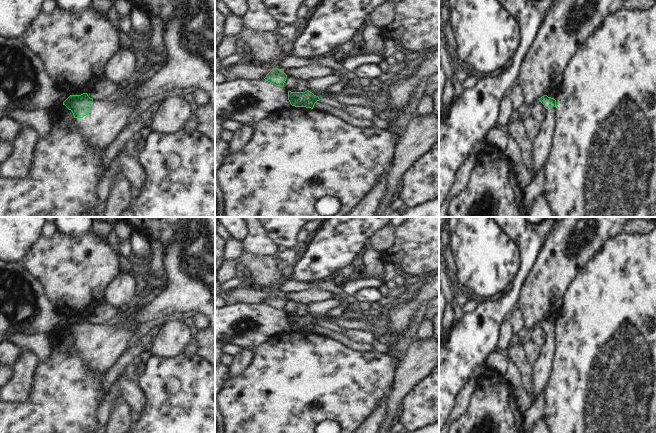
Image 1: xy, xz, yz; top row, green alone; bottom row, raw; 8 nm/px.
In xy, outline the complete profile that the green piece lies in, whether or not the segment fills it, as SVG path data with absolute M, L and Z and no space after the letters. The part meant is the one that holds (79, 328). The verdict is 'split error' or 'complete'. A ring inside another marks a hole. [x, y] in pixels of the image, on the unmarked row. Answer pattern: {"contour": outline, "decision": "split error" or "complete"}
{"contour": "M83 317L70 319L63 329L72 335L76 354L85 369L102 375L124 352L128 337L136 327L113 320L97 324Z", "decision": "split error"}

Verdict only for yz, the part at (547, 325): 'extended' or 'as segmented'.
extended

